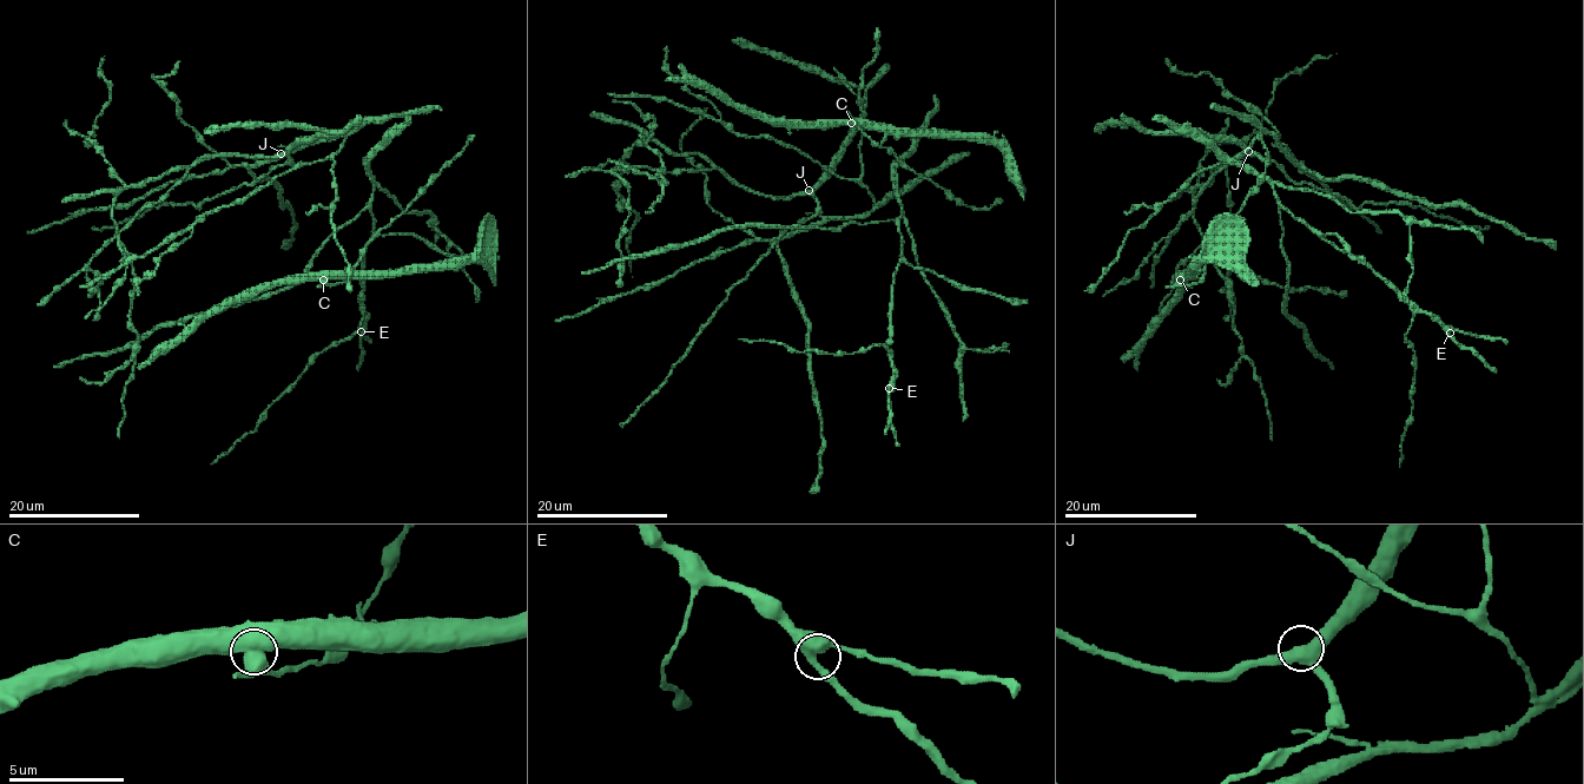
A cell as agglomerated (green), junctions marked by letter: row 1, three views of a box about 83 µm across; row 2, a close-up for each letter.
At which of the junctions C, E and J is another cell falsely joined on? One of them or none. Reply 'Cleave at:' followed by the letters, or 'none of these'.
Cleave at: none of these

